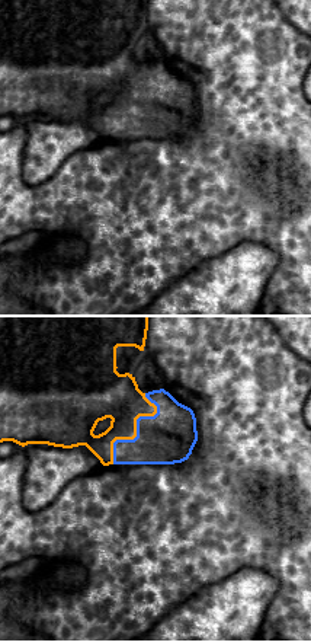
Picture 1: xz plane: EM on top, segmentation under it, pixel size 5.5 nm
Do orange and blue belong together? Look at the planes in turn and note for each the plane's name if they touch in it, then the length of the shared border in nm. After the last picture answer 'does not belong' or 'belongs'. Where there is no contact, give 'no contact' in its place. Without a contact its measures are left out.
meets orange in xz; contact 440 nm long

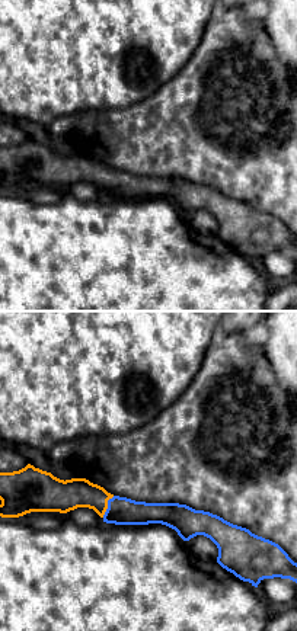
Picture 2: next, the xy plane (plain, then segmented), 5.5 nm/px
meets orange in xy; contact 140 nm long

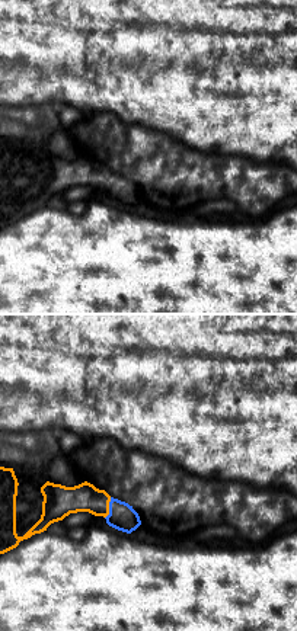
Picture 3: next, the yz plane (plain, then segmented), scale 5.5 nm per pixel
meets orange in yz; contact 120 nm long

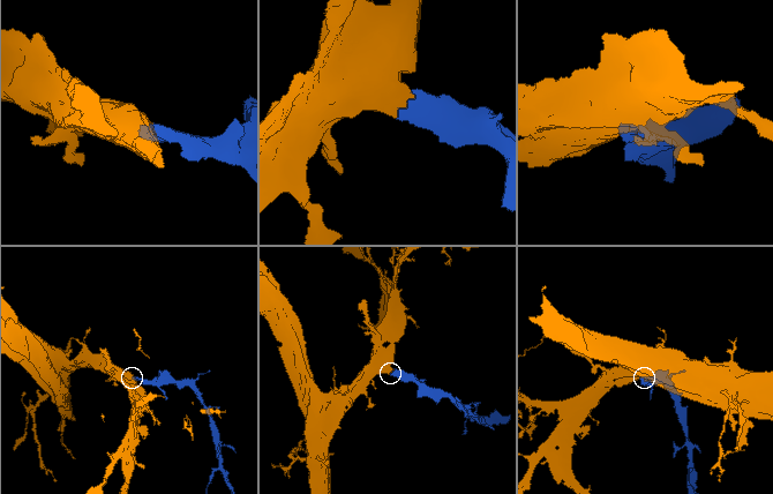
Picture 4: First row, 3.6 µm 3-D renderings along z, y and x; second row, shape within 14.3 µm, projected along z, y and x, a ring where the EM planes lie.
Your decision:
belongs

